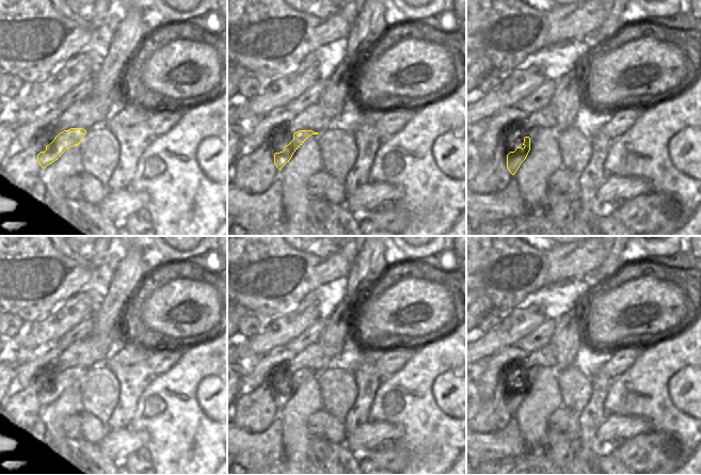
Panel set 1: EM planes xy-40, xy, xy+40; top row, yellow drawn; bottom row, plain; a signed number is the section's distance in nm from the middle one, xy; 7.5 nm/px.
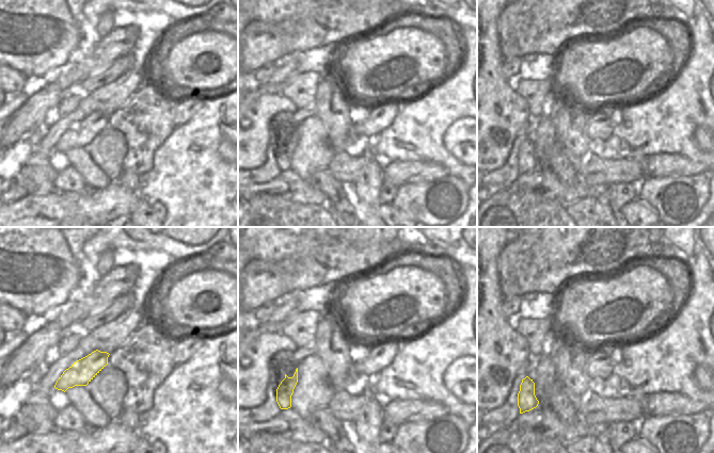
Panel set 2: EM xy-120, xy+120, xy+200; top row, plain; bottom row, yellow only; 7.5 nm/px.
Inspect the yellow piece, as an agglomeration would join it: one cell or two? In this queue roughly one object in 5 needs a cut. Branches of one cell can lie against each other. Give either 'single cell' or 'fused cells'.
single cell

